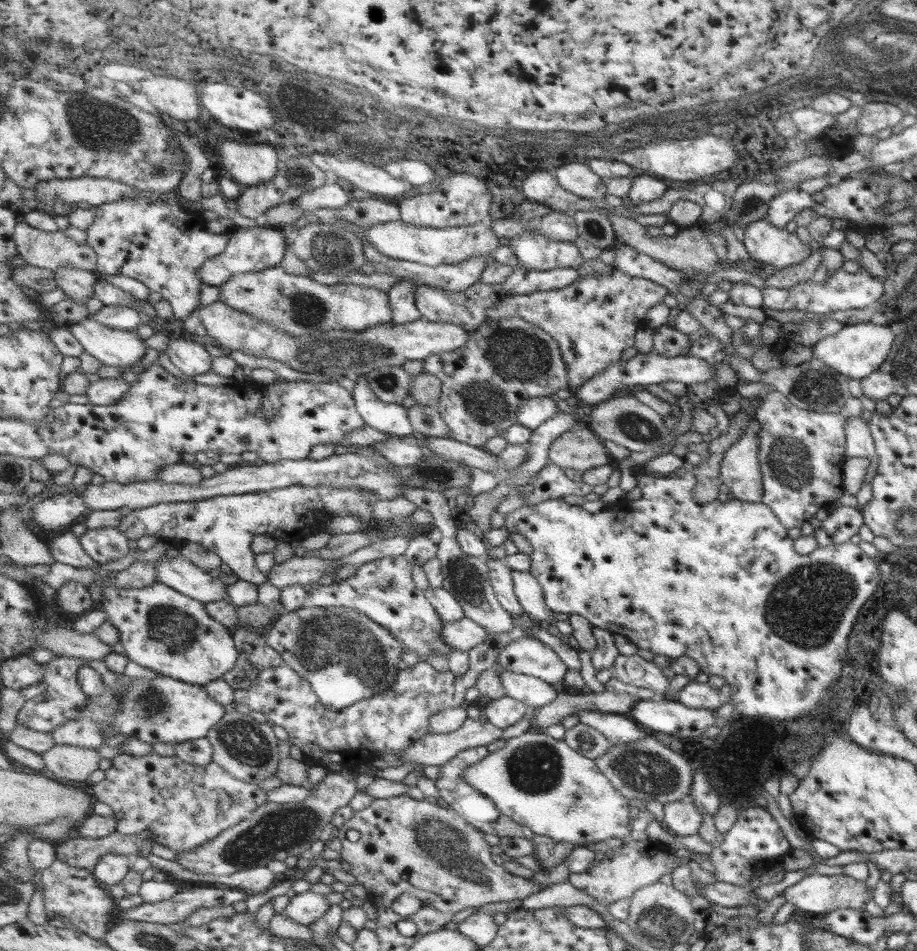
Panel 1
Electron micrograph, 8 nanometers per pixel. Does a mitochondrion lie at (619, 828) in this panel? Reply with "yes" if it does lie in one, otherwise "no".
no

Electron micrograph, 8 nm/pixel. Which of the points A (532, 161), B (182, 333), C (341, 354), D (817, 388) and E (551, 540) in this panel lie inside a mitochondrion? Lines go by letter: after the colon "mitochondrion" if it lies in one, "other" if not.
A: other
B: other
C: mitochondrion
D: mitochondrion
E: other

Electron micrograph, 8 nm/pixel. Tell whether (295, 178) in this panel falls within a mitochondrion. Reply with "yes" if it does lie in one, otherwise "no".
yes

